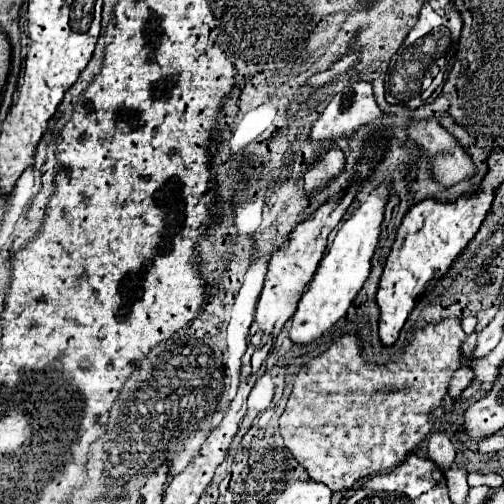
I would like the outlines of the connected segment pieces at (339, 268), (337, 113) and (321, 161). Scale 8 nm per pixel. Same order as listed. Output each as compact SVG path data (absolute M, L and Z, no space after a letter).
M391 184L379 186L359 204L359 208L347 220L341 222L331 248L323 256L313 280L309 282L305 294L299 300L297 312L291 318L289 338L295 344L309 344L321 334L325 334L347 312L353 298L361 290L363 282L369 276L371 258L379 244L381 222L385 214L385 204L389 200L389 192L391 192Z
M367 80L351 82L349 88L337 92L319 120L311 128L311 140L323 142L335 136L349 136L361 124L379 120L383 112L373 98L373 86Z
M331 146L329 150L325 150L317 160L313 160L307 166L305 176L303 176L307 194L329 184L329 180L337 176L341 170L343 170L343 152L339 150L339 146Z

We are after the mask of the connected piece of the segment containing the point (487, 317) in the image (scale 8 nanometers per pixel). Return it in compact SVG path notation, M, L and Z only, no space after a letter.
M491 307L487 308L487 310L483 310L483 312L477 313L477 319L478 322L475 327L475 331L478 332L485 328L489 322L491 322L497 313L498 308L497 307Z

